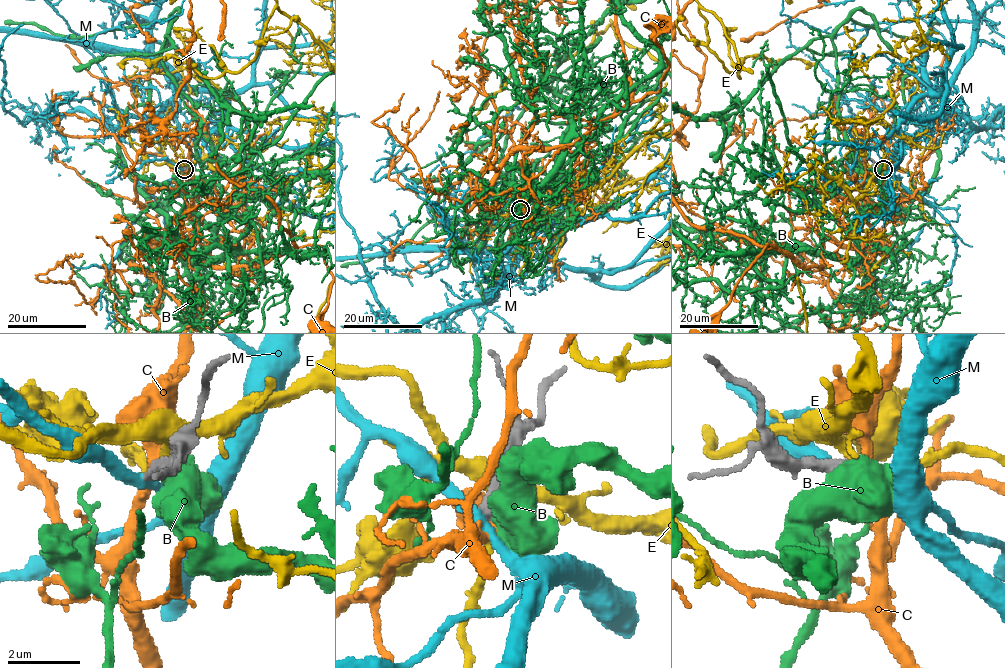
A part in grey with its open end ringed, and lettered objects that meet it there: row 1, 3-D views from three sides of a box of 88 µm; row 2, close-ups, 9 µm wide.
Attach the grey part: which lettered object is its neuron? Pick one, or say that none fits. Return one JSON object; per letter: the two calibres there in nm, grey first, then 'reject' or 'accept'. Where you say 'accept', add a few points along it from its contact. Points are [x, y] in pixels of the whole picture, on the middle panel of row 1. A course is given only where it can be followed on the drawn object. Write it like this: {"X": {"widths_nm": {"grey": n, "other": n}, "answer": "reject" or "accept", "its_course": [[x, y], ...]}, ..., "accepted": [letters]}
{"B": {"widths_nm": {"grey": 400, "other": 750}, "answer": "reject"}, "C": {"widths_nm": {"grey": 400, "other": 260}, "answer": "reject"}, "E": {"widths_nm": {"grey": 420, "other": 280}, "answer": "reject"}, "M": {"widths_nm": {"grey": 400, "other": 320}, "answer": "reject"}, "accepted": []}

